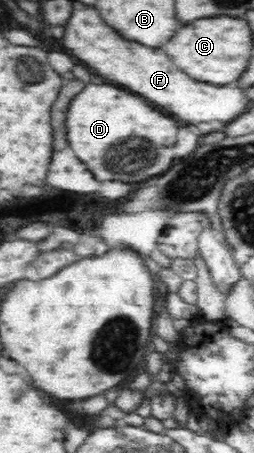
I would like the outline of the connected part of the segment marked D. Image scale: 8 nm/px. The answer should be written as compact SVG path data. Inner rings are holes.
M88 84L76 94L68 108L66 130L74 154L100 182L116 180L130 184L138 180L138 174L150 178L162 174L162 170L170 170L175 162L172 142L177 141L178 124L146 104L144 98L126 94L114 86ZM138 162L142 162L146 170L138 172Z

